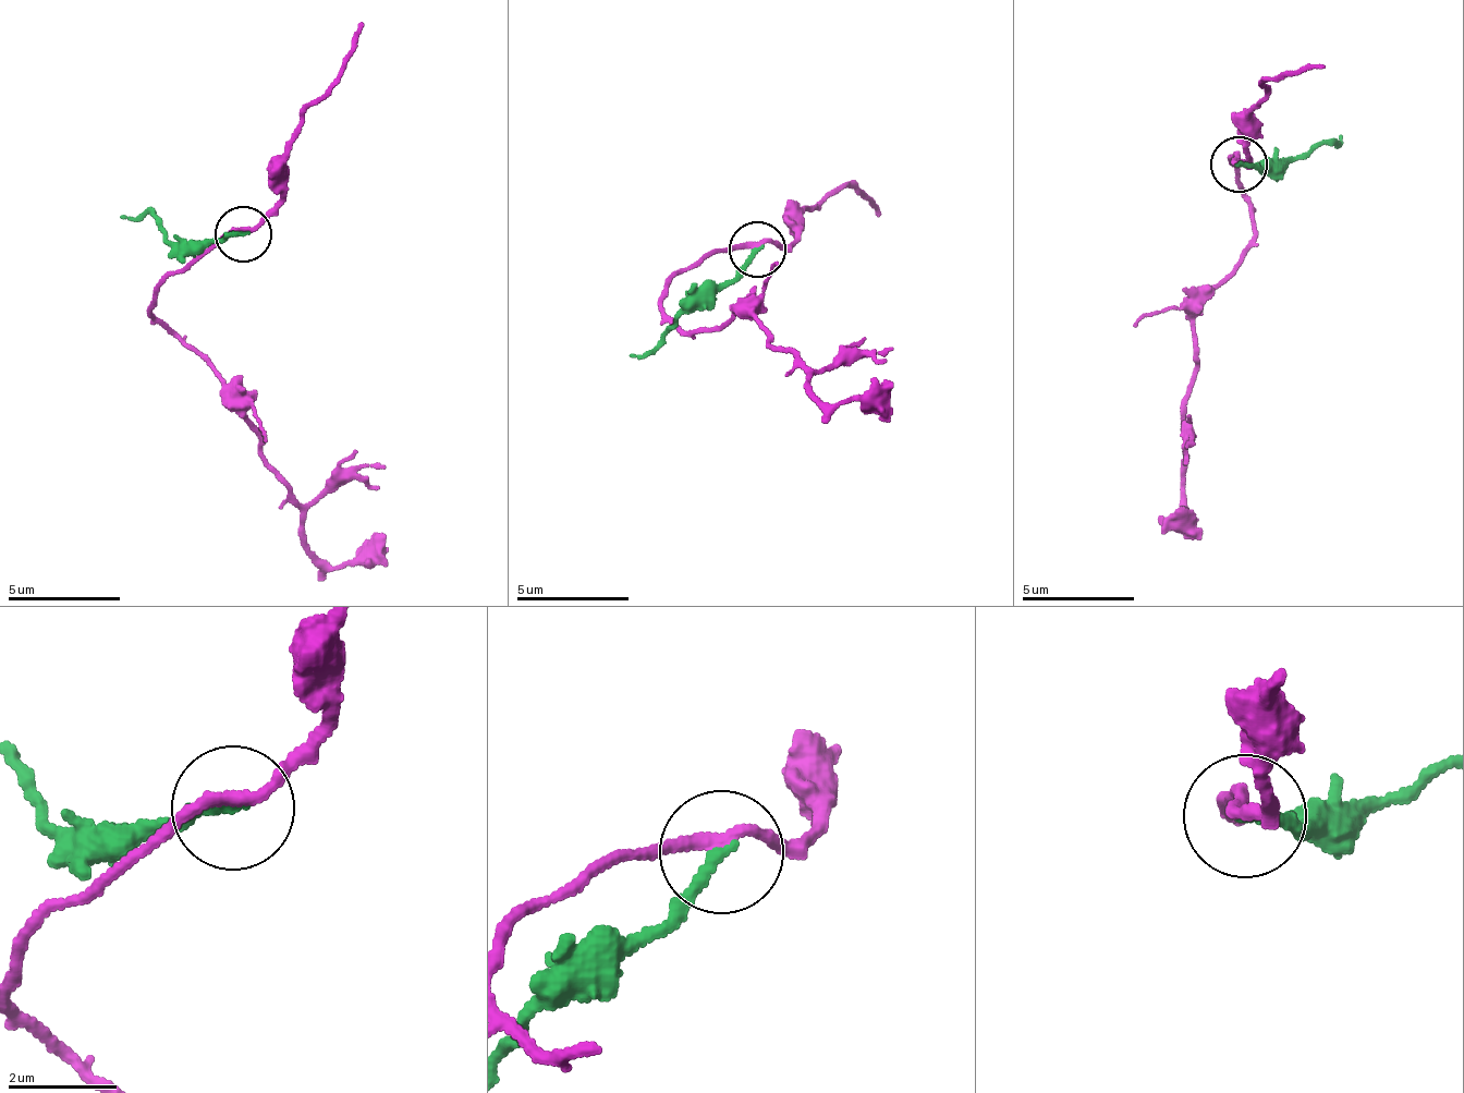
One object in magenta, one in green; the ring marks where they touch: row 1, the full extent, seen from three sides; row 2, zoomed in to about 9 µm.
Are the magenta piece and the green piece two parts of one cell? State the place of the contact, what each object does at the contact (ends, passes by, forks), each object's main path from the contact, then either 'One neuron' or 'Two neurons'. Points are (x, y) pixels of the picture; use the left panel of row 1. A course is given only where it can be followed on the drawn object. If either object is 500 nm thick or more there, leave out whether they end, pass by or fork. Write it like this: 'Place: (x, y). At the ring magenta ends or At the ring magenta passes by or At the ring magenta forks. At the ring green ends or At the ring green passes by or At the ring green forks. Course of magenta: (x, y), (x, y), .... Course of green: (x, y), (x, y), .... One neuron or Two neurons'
Place: (243, 233). At the ring magenta passes by. At the ring green ends. Course of magenta: (245, 232), (217, 239), (149, 314), (238, 411), (288, 487), (299, 539), (332, 566), (366, 567), (389, 545). Course of green: (245, 232), (173, 243), (151, 216), (119, 218). Two neurons

